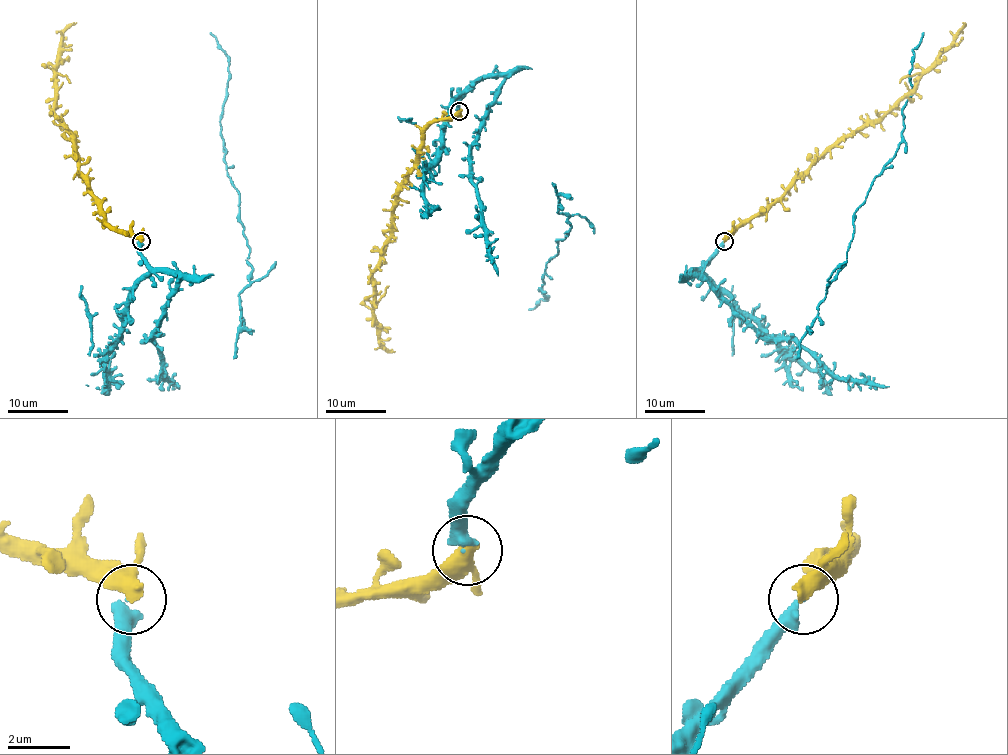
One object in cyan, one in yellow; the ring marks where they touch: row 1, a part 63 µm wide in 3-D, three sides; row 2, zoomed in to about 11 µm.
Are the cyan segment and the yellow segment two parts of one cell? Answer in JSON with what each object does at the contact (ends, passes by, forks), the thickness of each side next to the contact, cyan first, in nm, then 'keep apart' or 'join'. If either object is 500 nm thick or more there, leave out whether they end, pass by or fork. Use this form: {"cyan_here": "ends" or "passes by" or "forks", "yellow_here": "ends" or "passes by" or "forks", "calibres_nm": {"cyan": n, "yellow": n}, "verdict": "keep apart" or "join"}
{"calibres_nm": {"cyan": 400, "yellow": 550}, "verdict": "join"}

